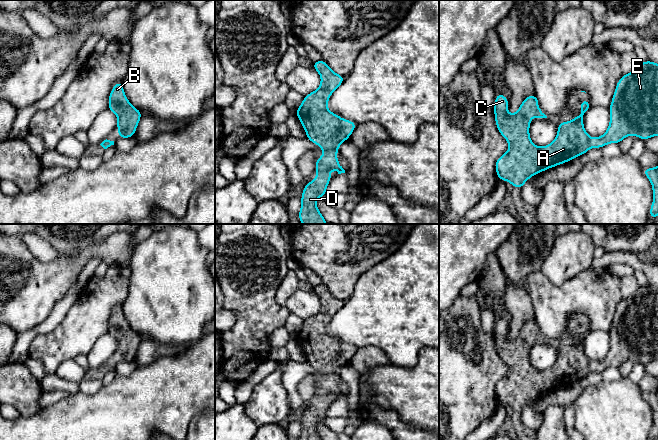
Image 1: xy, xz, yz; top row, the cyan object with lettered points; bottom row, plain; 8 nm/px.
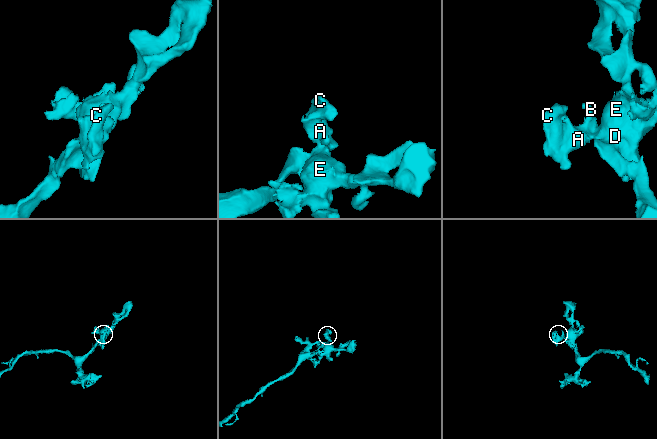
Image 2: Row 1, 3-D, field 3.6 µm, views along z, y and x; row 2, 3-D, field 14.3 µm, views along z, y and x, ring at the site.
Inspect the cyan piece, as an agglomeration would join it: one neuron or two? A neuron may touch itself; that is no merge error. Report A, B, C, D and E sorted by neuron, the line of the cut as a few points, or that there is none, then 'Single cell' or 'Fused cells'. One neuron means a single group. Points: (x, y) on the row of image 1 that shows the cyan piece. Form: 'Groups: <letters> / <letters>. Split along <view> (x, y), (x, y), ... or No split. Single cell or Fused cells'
Groups: A B C D E. No split. Single cell

